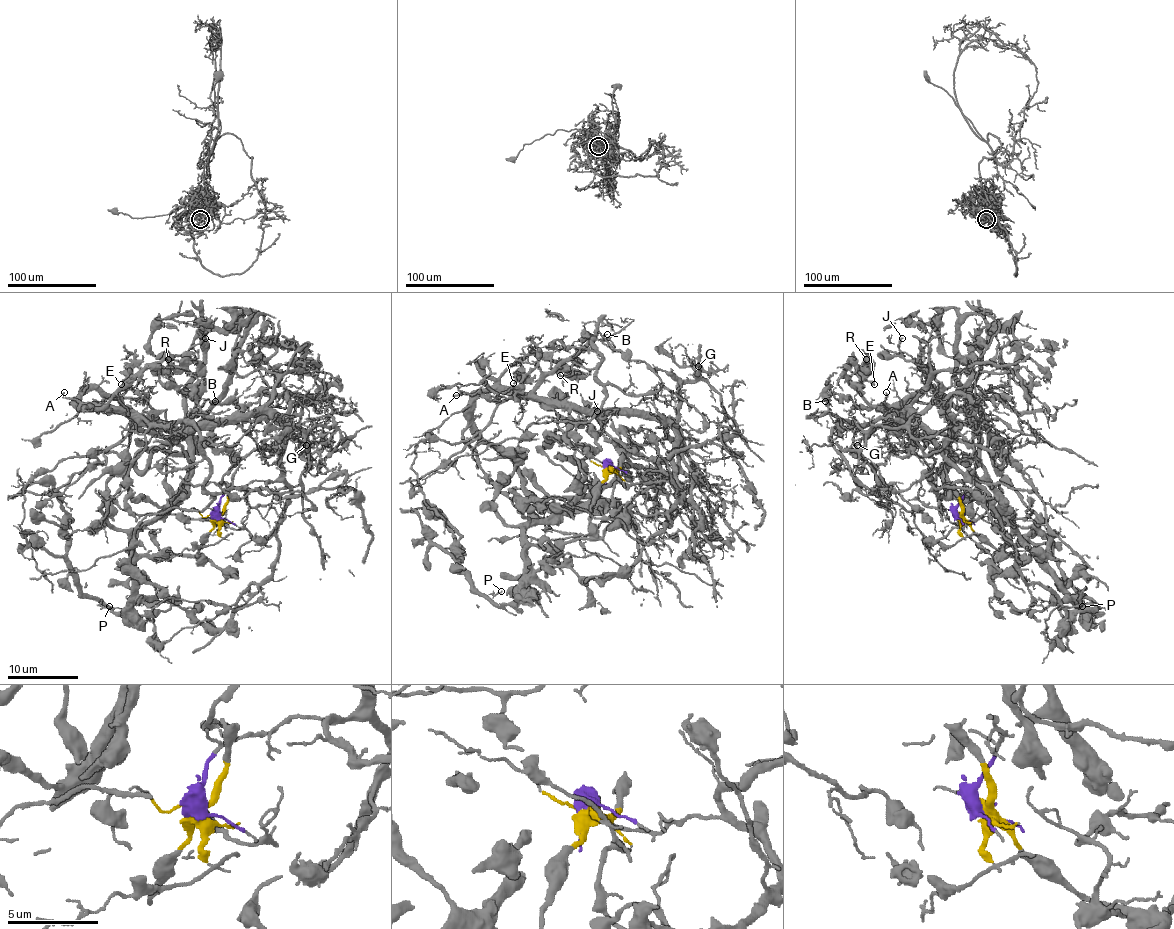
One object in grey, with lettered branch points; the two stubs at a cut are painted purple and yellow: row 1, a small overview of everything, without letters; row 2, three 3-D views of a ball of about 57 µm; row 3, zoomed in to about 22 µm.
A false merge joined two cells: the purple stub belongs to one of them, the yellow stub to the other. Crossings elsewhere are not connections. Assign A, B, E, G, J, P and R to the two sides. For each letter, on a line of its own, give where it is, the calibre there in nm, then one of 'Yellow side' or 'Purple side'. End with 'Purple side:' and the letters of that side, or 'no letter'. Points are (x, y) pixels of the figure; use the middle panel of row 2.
A: Place: (456, 395). Thickness 150 nm. Purple side
B: Place: (607, 334). Thickness 140 nm. Purple side
E: Place: (513, 383). Thickness 240 nm. Purple side
G: Place: (698, 366). Thickness 150 nm. Purple side
J: Place: (597, 411). Thickness 190 nm. Yellow side
P: Place: (501, 591). Thickness 100 nm. Yellow side
R: Place: (560, 375). Thickness 160 nm. Purple side
Purple side: A, B, E, G, R

